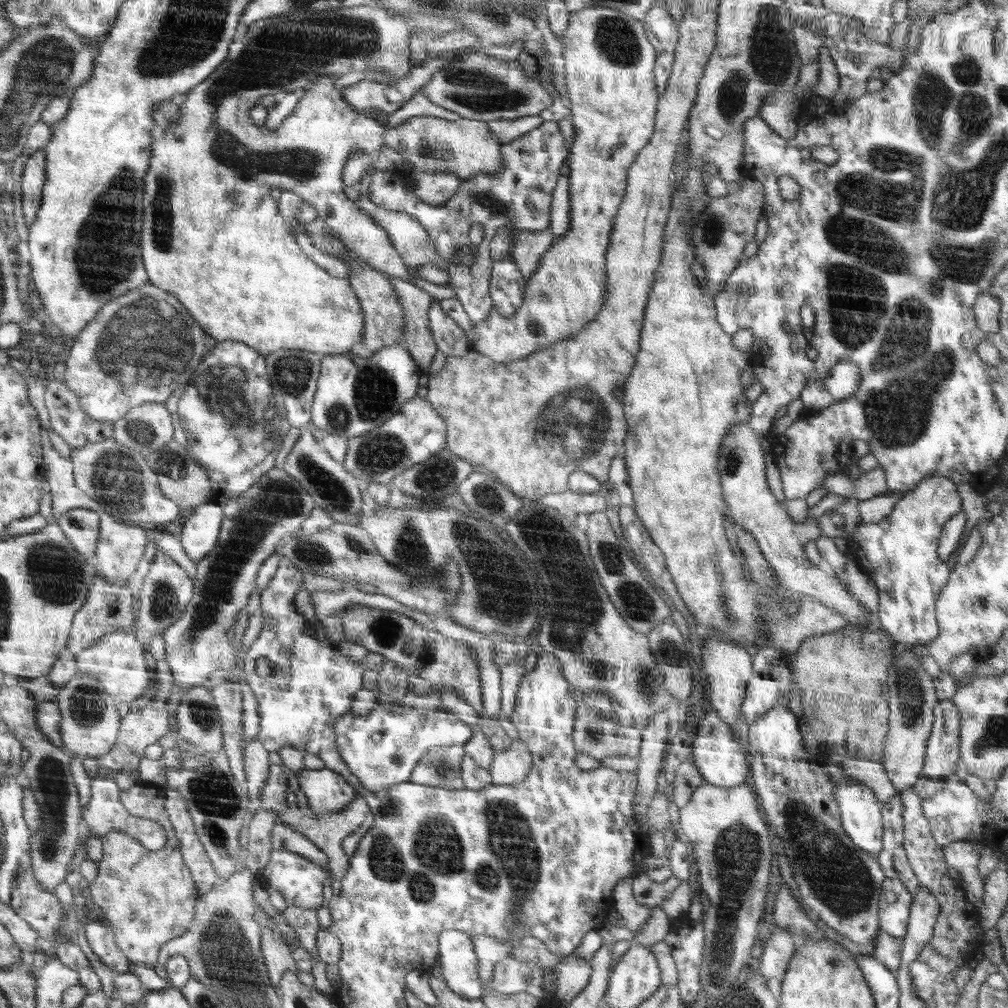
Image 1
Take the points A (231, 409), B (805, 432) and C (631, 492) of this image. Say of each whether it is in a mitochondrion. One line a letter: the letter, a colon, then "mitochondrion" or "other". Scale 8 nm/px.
A: mitochondrion
B: other
C: other

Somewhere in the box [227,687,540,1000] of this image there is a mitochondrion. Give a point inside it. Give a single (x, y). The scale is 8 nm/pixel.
(436, 849)

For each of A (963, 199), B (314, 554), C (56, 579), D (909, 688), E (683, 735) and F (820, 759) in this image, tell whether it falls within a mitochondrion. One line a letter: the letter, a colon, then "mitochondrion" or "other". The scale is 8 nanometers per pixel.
A: mitochondrion
B: mitochondrion
C: mitochondrion
D: mitochondrion
E: mitochondrion
F: other

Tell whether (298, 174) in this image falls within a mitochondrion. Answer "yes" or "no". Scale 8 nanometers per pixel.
yes

